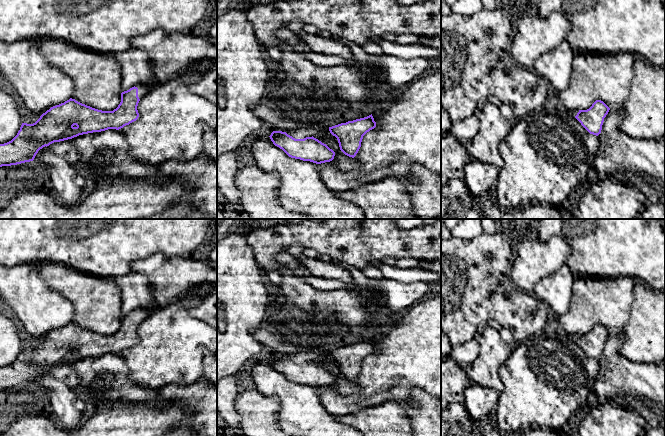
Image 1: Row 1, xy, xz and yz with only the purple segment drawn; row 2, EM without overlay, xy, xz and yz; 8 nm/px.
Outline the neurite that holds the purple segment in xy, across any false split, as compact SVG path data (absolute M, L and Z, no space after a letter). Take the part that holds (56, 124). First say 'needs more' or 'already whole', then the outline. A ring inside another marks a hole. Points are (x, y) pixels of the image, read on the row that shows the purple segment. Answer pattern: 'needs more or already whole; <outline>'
needs more; M137 84L129 90L122 92L121 102L113 111L98 110L72 98L64 103L51 107L43 113L35 123L22 123L17 135L11 141L0 144L0 167L33 161L40 149L54 142L108 129L119 130L129 125L139 117L137 106L140 99L156 87L155 85Z

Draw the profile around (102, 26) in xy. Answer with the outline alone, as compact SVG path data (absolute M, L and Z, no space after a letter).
M0 0L0 40L63 40L79 48L102 54L121 54L131 49L131 39L154 29L190 32L203 18L211 0Z

